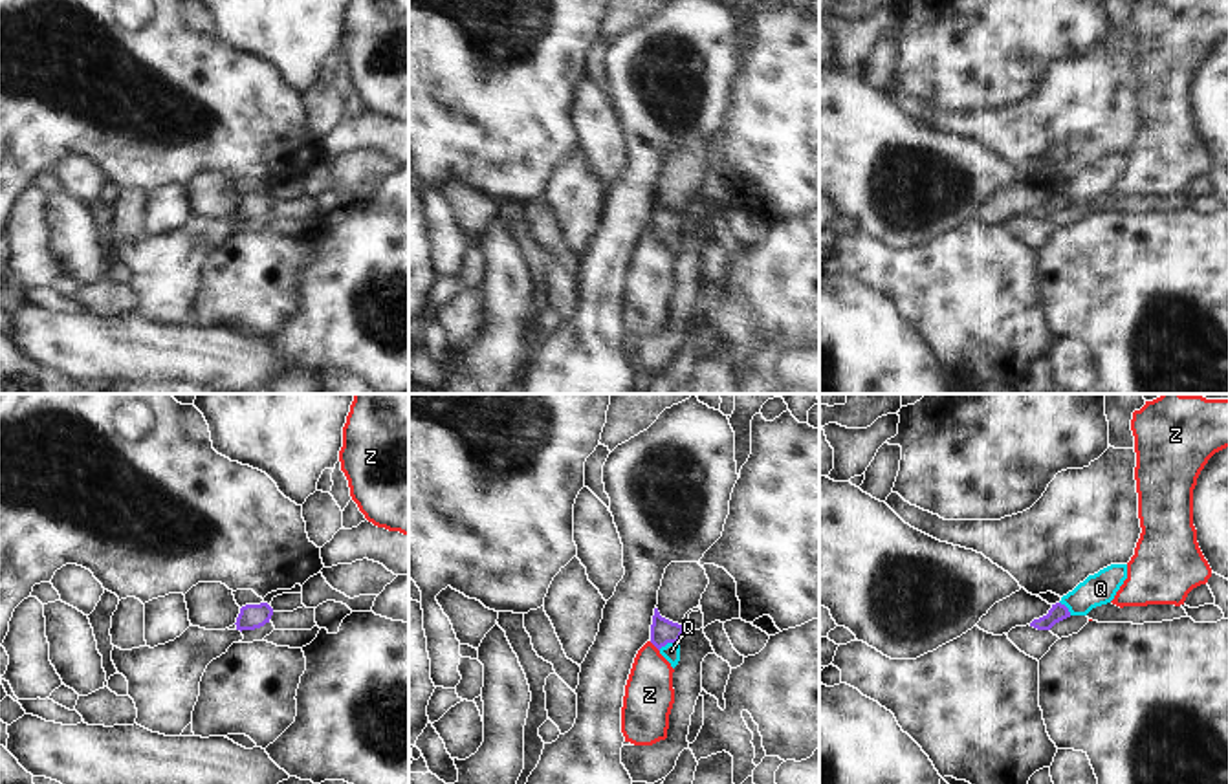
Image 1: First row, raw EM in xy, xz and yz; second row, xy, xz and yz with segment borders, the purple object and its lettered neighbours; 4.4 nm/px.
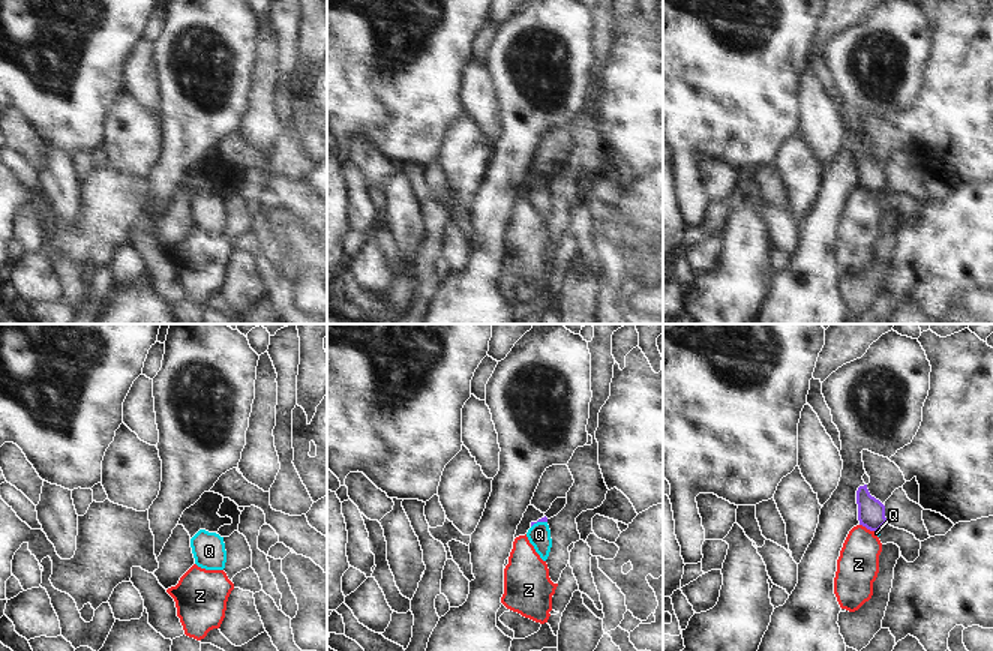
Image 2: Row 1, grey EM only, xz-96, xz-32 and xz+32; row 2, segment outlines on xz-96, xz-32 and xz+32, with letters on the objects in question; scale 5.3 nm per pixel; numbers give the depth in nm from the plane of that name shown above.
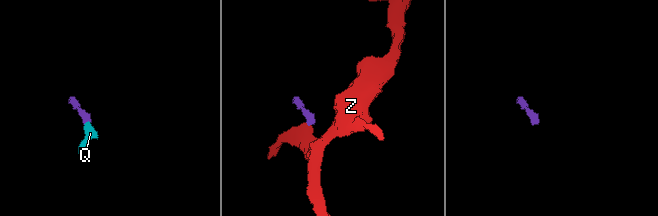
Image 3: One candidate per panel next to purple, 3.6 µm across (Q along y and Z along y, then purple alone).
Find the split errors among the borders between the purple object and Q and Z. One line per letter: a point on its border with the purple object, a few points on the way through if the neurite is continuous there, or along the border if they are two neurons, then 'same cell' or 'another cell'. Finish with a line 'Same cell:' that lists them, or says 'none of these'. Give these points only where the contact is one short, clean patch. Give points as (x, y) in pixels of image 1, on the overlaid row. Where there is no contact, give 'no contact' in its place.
Q: meets purple in xz at (668, 642); runs through xz (662, 631), (668, 642), (671, 651); same cell
Z: meets purple in xz at (655, 645); border along xz (649, 642), (658, 651); another cell
Same cell: Q

